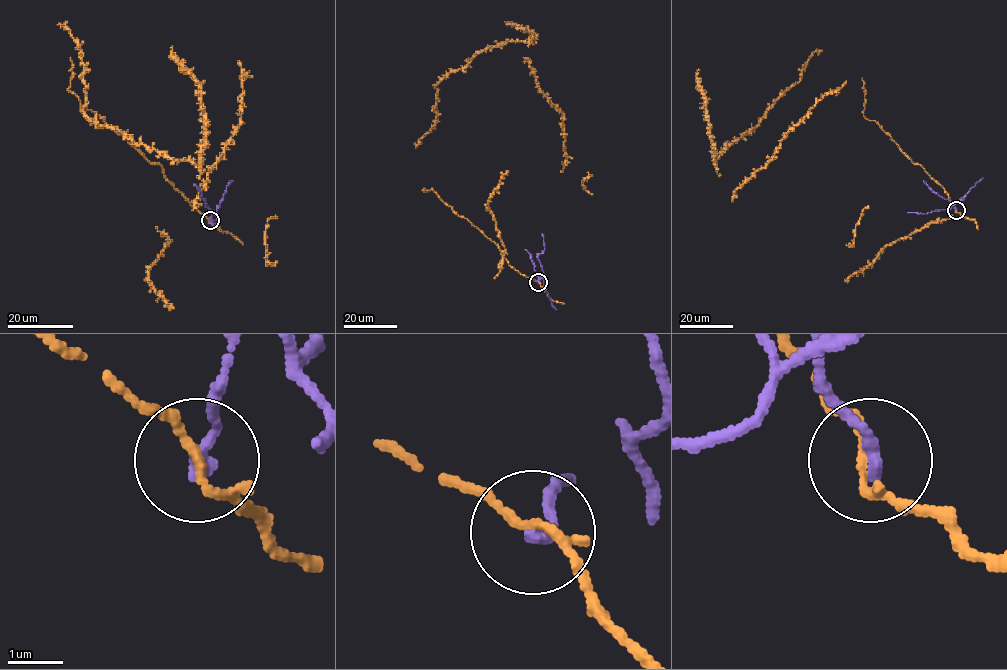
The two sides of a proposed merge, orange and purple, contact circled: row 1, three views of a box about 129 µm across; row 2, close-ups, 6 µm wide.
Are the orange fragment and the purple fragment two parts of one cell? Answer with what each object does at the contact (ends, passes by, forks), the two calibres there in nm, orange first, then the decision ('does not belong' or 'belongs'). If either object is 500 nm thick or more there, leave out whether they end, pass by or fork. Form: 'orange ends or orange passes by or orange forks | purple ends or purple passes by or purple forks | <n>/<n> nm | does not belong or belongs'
orange passes by | purple ends | 140/240 nm | does not belong

